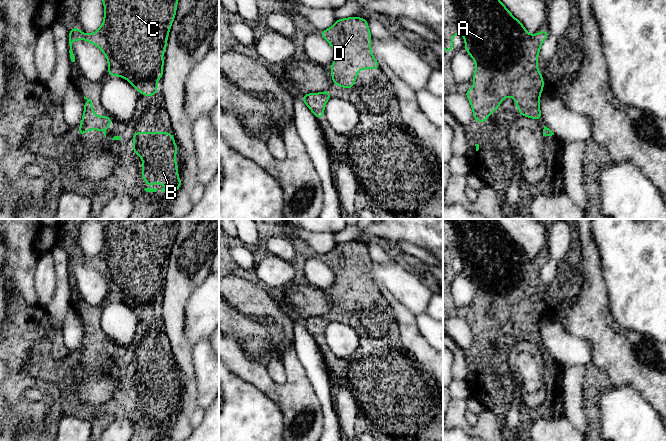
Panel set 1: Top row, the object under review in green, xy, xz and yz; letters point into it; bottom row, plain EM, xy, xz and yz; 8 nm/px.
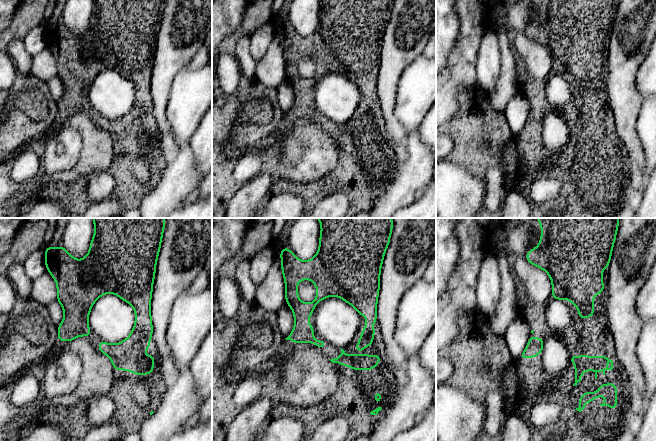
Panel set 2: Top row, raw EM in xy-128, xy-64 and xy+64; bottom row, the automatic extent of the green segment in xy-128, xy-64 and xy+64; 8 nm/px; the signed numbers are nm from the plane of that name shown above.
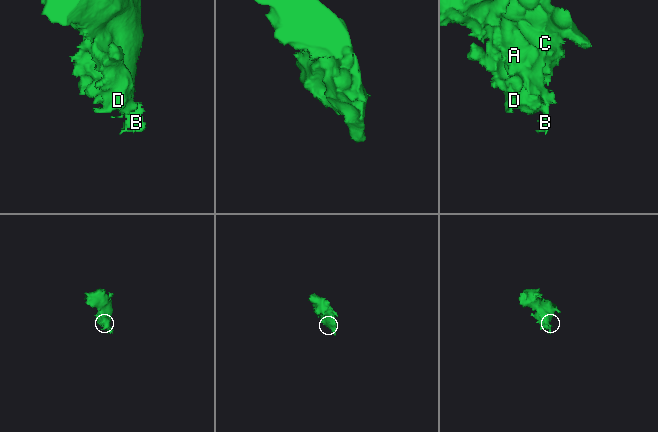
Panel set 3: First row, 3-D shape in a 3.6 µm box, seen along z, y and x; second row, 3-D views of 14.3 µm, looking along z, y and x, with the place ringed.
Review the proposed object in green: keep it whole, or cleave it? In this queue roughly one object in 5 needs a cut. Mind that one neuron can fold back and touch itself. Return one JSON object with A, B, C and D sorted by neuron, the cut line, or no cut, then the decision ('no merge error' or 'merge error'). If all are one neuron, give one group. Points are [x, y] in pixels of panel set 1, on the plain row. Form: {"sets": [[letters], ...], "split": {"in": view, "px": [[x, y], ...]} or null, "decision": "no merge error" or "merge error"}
{"sets": [["A", "B", "C", "D"]], "split": null, "decision": "no merge error"}

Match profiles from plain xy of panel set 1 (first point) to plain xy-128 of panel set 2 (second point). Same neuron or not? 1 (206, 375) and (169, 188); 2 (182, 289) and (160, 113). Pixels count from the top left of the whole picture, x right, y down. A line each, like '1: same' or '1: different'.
1: same
2: same

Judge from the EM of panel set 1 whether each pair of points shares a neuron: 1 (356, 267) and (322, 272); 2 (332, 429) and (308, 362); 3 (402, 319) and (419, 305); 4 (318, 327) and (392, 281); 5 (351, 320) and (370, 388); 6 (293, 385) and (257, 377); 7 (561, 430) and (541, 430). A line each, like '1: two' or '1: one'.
1: one
2: one
3: two
4: two
5: one
6: one
7: one

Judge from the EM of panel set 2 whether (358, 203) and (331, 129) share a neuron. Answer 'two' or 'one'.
one

